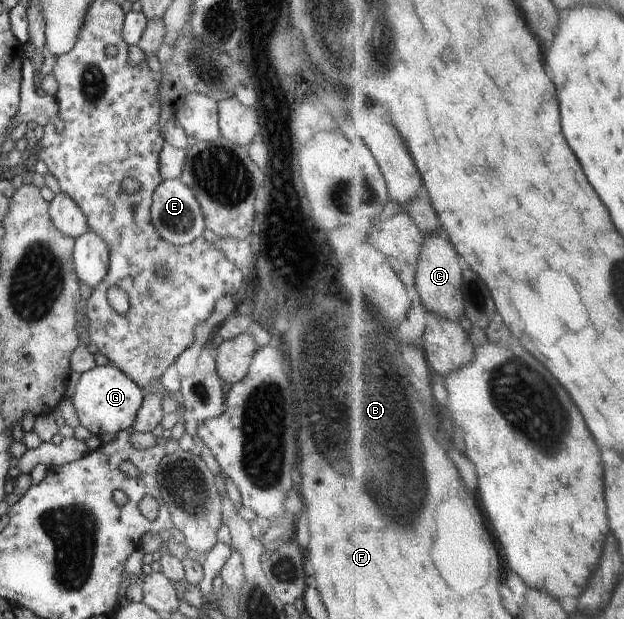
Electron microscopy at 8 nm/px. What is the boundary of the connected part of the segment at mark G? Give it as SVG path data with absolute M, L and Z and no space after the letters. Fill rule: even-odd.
M109 363L107 366L96 365L93 369L81 374L72 402L79 423L89 433L96 436L103 433L113 435L125 432L125 429L132 427L144 395L145 391Z

